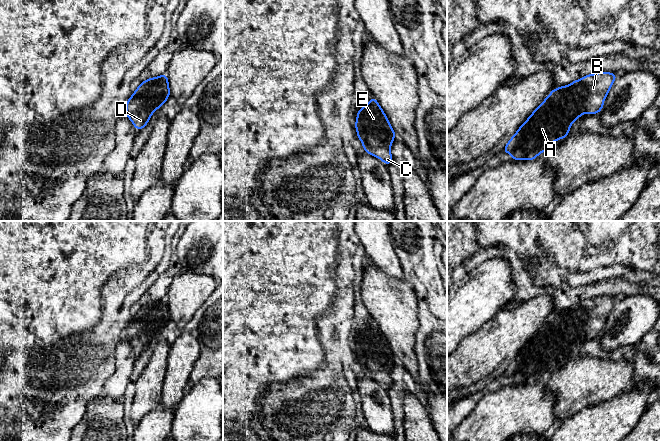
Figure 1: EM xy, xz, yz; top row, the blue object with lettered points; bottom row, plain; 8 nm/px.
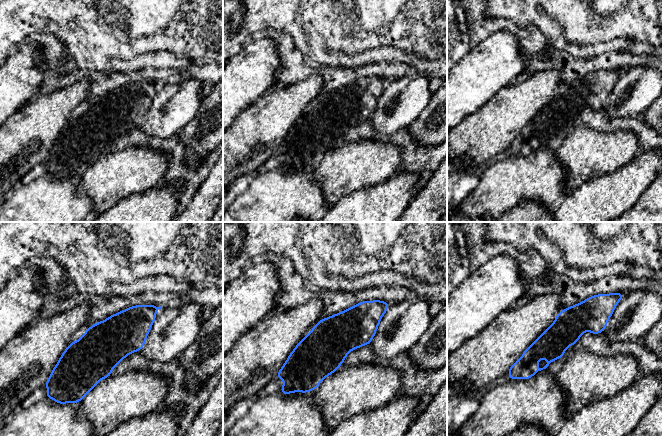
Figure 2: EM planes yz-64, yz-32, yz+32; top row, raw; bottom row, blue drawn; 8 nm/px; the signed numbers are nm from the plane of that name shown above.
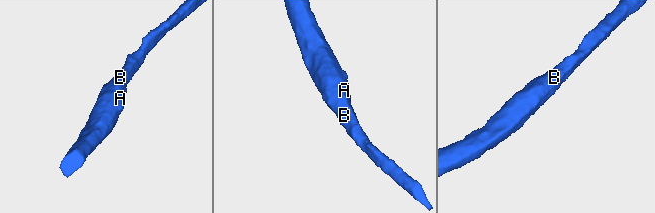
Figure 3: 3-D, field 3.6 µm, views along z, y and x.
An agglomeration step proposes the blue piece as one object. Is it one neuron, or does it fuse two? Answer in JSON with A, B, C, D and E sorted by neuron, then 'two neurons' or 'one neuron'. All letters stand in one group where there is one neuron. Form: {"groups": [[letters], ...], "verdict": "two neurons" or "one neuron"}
{"groups": [["A", "B", "C", "D", "E"]], "verdict": "one neuron"}

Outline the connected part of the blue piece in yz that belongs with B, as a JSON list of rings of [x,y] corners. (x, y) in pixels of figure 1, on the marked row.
[[[599,72],[589,74],[570,85],[553,89],[548,97],[534,110],[531,116],[520,126],[503,149],[510,153],[512,160],[534,160],[541,152],[549,152],[550,145],[558,139],[565,138],[570,131],[570,125],[584,112],[586,114],[599,113],[616,74]]]

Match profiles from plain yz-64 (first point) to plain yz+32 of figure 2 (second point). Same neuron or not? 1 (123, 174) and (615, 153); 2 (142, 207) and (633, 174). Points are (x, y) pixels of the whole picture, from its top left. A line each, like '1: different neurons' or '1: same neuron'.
1: same neuron
2: same neuron

